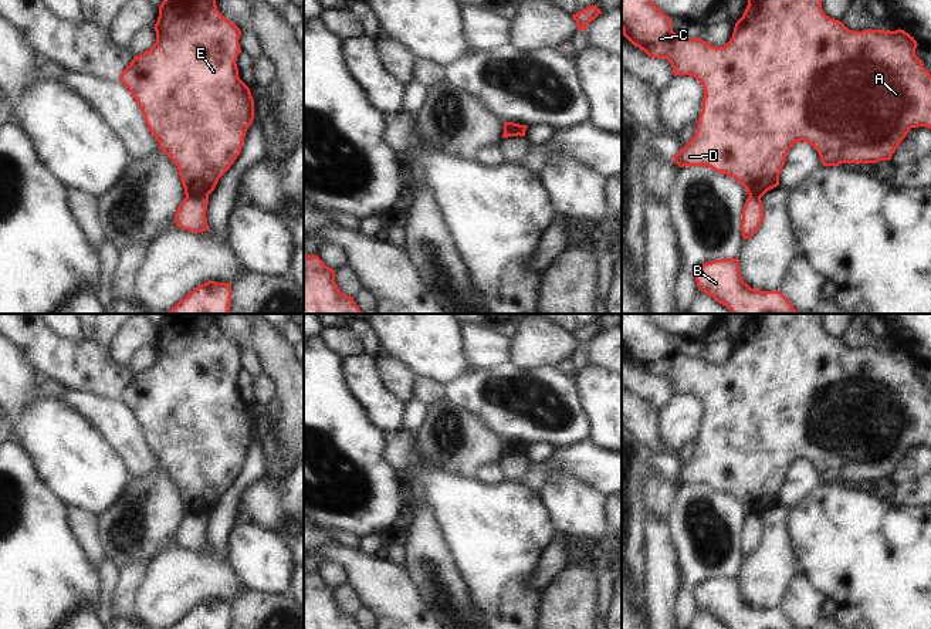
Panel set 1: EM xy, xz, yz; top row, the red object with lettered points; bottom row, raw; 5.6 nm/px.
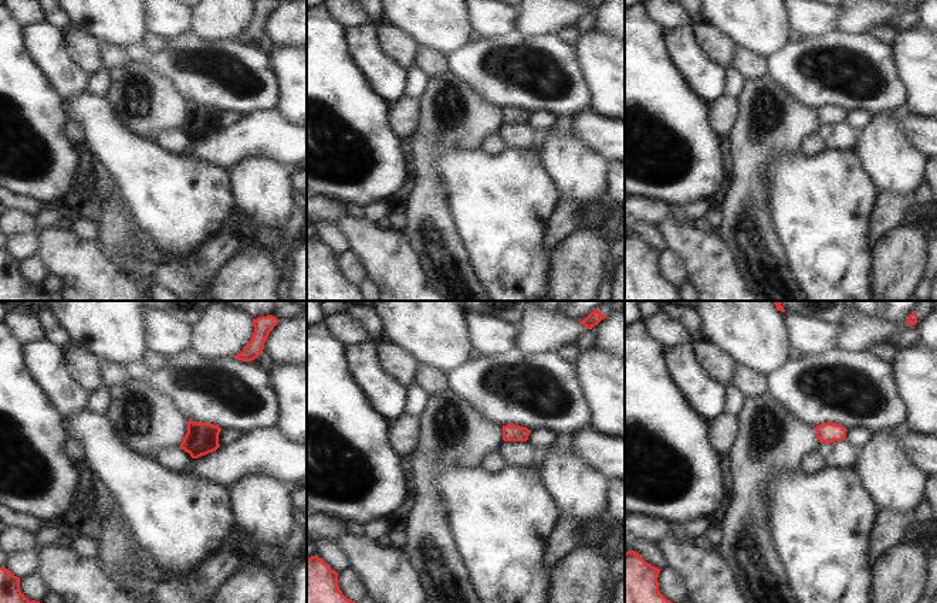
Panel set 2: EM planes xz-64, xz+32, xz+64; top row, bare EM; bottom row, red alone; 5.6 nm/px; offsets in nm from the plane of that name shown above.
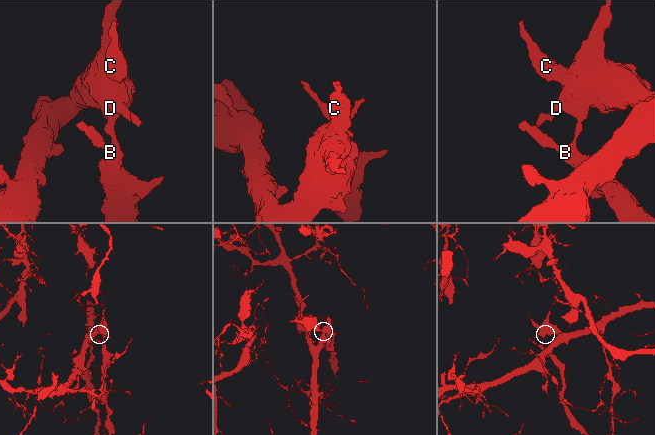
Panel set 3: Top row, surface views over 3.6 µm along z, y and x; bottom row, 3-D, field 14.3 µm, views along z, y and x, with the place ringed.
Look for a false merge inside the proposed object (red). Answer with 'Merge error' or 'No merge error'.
Merge error

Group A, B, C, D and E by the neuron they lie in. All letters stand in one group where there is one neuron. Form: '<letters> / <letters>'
A C D E / B

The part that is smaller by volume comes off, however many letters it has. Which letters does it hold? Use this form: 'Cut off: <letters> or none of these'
Cut off: B

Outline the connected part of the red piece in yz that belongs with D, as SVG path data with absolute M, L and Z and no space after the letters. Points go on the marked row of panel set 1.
M622 0L623 35L651 58L667 58L674 75L690 75L697 78L704 88L703 111L697 121L697 132L691 141L680 149L673 160L680 166L708 166L715 172L737 179L748 195L762 197L768 190L779 186L779 173L785 165L788 151L796 142L812 145L823 166L839 166L840 163L877 163L890 160L900 142L911 128L931 128L931 74L915 55L917 41L904 30L849 30L842 21L830 18L823 13L822 0L748 0L742 17L735 23L731 40L724 47L714 47L701 38L688 38L671 30L670 17L666 16L651 0Z

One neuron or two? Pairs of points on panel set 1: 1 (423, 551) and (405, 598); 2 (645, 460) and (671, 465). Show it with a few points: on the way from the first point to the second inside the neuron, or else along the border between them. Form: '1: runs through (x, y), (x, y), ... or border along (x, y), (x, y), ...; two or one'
1: border along (402, 565), (422, 602), (429, 609); two
2: runs through (652, 460), (664, 463); one

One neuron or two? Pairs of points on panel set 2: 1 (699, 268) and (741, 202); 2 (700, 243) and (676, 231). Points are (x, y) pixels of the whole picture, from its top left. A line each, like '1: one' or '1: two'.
1: two
2: one

